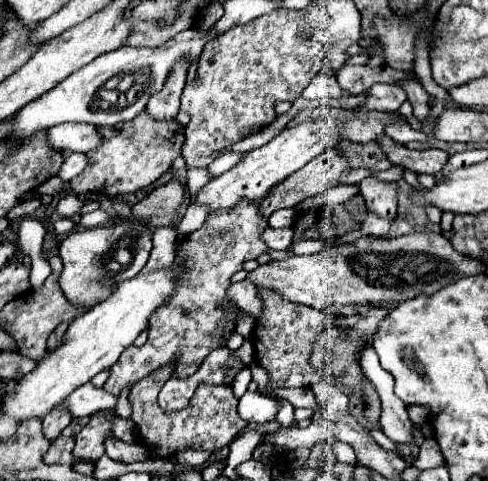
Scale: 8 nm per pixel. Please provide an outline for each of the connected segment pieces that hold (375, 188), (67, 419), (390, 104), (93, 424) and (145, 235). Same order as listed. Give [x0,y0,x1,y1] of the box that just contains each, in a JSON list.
[[359,179,397,219],[43,405,73,439],[361,83,407,111],[75,413,111,461],[59,181,185,309]]

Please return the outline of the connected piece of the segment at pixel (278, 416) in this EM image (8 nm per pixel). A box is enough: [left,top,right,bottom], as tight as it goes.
[275,399,295,425]

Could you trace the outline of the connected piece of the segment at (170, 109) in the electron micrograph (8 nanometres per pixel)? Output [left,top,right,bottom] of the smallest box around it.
[147,57,187,121]

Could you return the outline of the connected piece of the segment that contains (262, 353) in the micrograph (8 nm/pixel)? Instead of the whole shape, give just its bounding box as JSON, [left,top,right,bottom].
[253,289,329,387]

